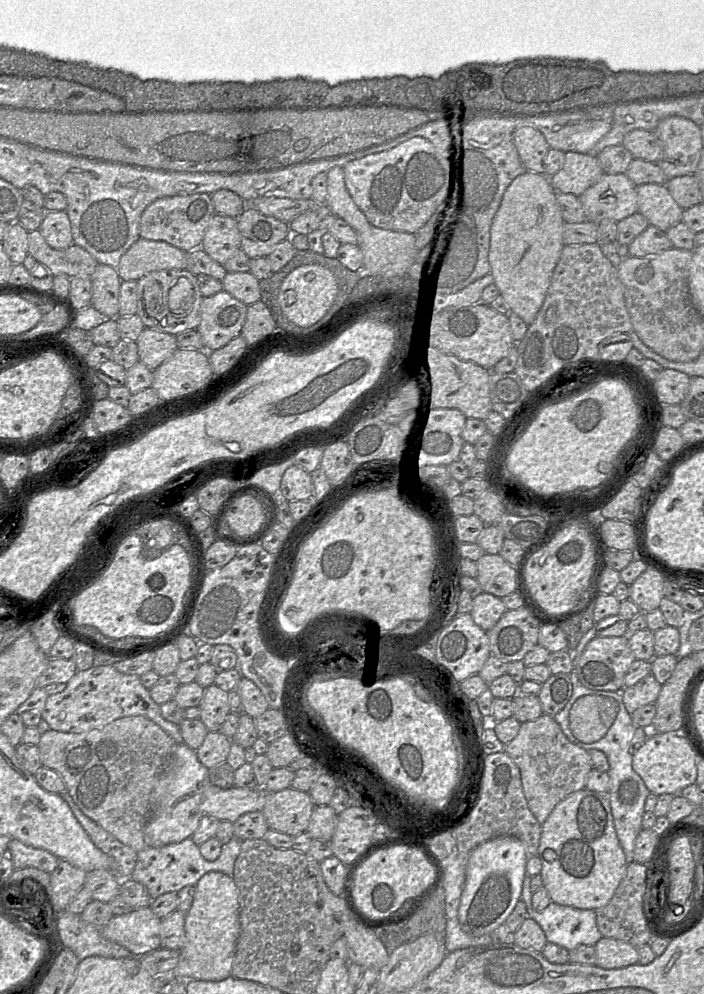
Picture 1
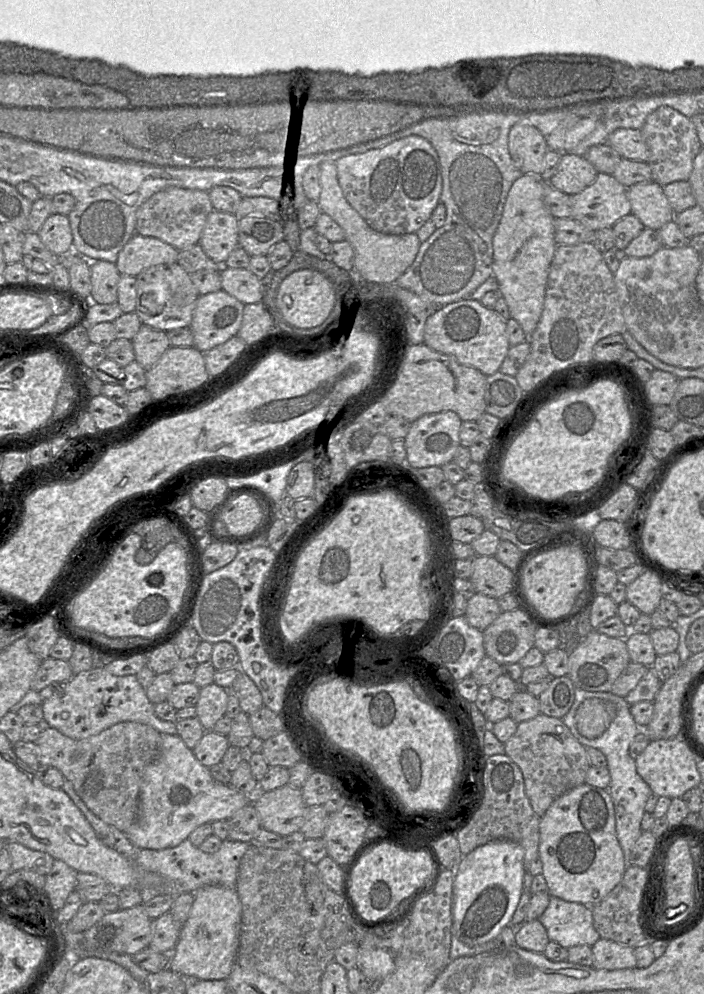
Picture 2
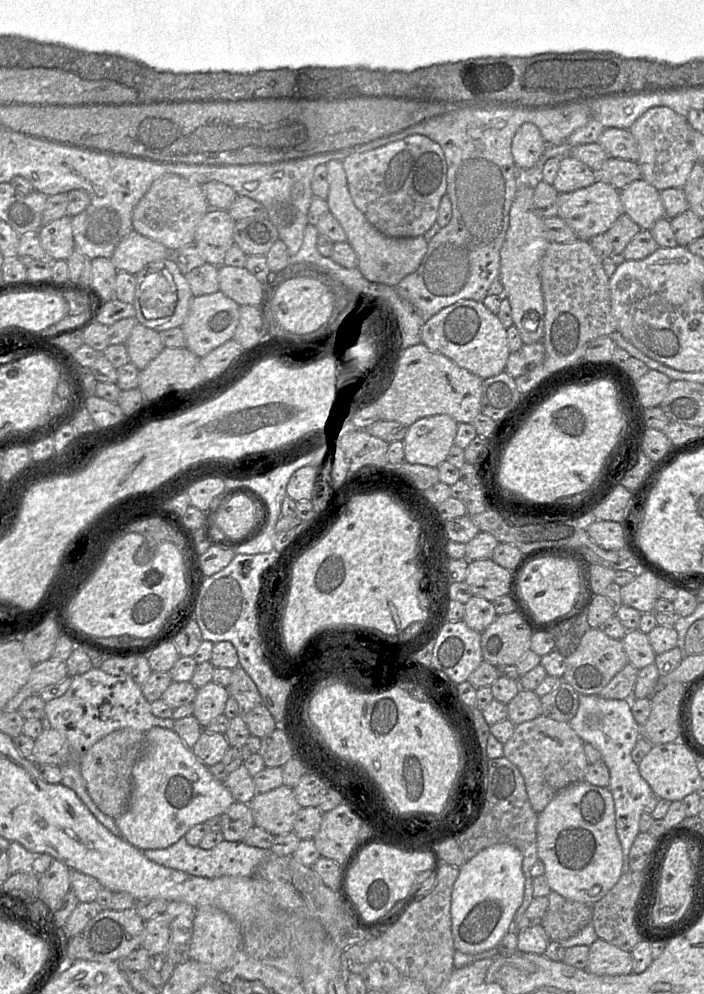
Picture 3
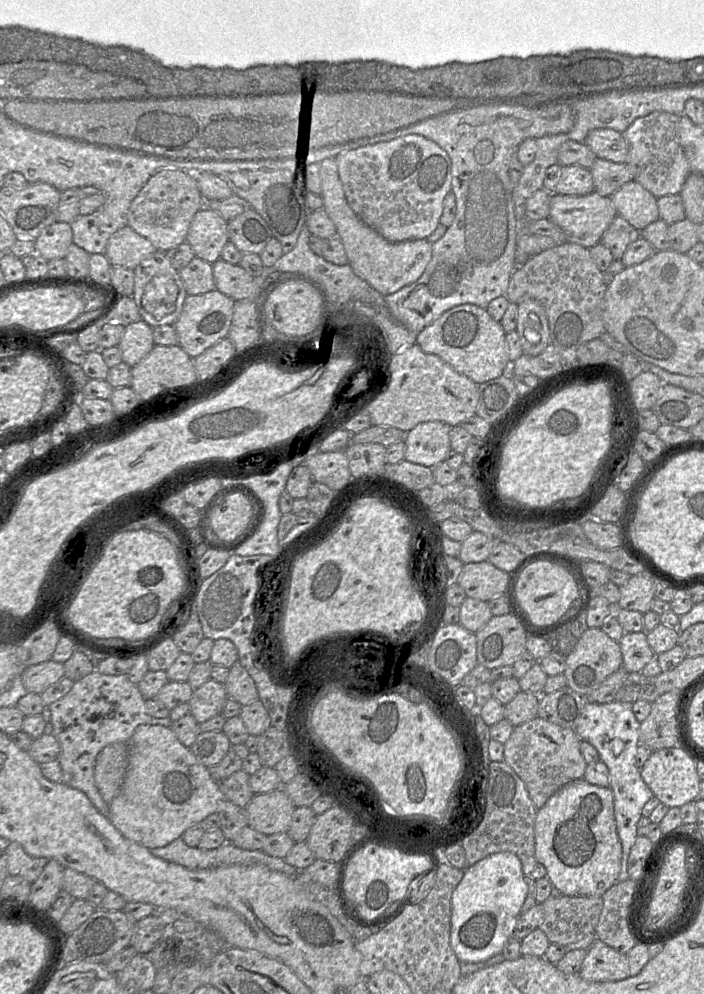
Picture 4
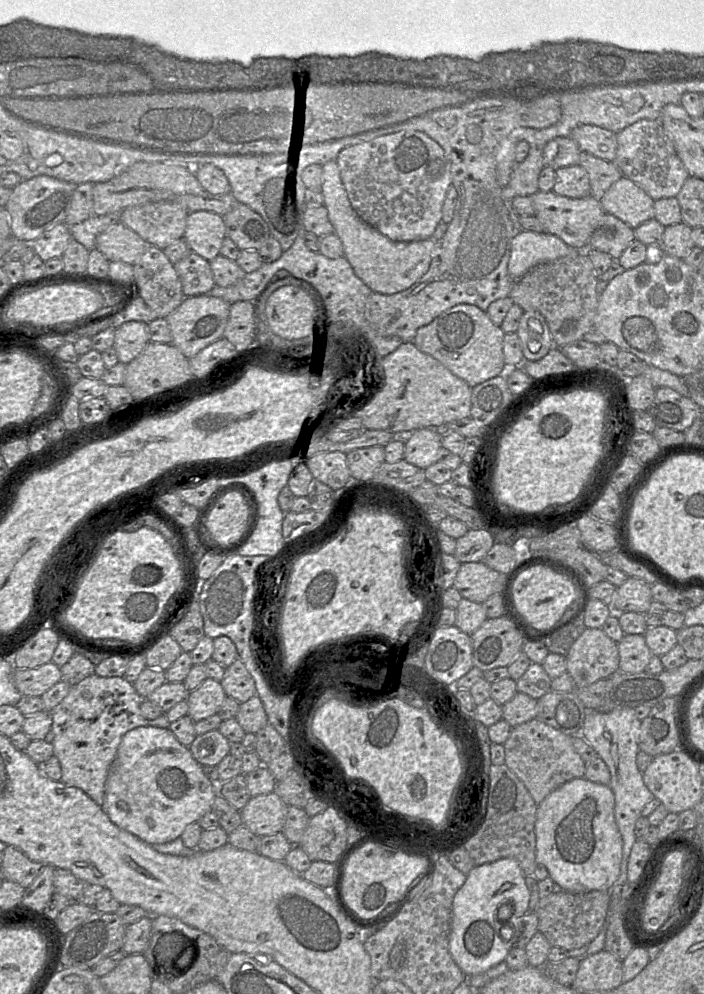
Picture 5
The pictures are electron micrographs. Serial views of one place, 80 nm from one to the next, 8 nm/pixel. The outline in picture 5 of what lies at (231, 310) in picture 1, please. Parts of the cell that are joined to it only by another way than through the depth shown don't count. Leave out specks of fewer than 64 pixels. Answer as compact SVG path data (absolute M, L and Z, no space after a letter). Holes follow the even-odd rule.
M195 295L185 297L165 319L169 325L172 344L186 358L192 358L209 344L223 337L230 312L230 304L220 297Z

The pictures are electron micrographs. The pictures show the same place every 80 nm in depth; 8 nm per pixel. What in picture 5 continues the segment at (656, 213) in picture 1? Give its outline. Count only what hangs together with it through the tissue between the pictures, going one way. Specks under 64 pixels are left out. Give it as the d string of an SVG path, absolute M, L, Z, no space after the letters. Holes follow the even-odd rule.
M626 176L614 182L599 202L606 213L616 216L633 229L655 217L654 199Z

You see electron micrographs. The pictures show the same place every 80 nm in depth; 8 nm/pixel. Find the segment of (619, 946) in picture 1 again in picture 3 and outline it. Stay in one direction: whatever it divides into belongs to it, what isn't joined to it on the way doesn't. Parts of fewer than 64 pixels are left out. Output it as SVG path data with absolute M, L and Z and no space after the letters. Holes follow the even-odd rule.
M598 937L589 946L589 958L586 969L596 975L633 973L631 952L622 950Z

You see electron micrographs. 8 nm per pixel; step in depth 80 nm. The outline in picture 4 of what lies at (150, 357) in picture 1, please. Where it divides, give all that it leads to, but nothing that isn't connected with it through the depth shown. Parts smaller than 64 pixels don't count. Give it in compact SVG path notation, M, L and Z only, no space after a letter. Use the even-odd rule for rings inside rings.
M141 319L124 327L118 347L121 350L122 361L133 367L154 345L153 328Z

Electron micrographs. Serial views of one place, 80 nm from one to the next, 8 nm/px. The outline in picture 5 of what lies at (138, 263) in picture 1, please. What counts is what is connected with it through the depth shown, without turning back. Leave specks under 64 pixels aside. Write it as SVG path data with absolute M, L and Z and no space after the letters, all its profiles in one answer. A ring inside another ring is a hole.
M116 222L97 235L95 247L106 259L133 265L151 246L122 222Z

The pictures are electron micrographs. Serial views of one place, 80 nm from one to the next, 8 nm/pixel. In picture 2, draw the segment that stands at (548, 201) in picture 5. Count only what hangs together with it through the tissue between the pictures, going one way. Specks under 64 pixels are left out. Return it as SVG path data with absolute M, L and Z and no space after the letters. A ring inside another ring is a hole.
M598 173L591 185L578 194L569 195L570 218L592 231L613 227L632 211L627 189L613 175Z

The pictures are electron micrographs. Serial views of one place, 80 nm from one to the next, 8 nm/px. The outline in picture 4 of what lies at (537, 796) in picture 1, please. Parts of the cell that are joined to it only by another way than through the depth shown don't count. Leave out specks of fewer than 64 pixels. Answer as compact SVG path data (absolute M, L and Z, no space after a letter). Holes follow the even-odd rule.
M538 716L514 726L504 743L504 761L523 780L537 809L562 786L584 777L587 763L580 750L580 741L575 729L562 727Z

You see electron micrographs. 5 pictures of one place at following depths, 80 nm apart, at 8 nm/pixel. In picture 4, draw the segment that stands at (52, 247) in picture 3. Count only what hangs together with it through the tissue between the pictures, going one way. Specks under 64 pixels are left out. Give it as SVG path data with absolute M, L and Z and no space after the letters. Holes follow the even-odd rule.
M54 222L35 239L35 253L47 261L63 259L72 243L71 225L66 222Z

